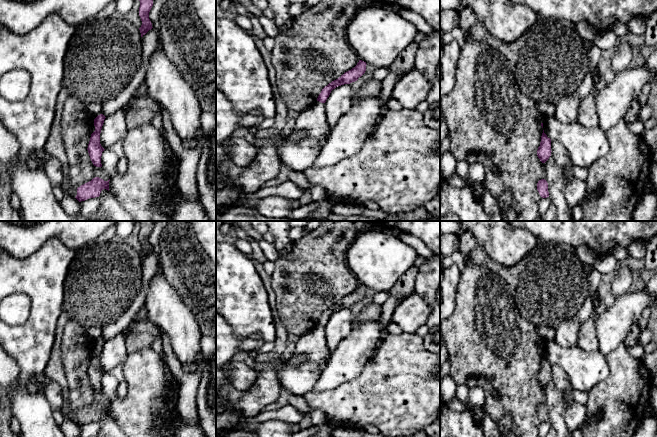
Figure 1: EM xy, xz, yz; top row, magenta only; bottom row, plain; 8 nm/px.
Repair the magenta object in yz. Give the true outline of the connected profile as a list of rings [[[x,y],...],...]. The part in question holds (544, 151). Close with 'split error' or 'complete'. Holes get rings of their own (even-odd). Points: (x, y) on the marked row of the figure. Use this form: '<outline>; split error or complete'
[[[543,130],[540,146],[537,150],[537,156],[542,163],[545,163],[551,156],[551,152],[551,139],[547,137]]]; complete

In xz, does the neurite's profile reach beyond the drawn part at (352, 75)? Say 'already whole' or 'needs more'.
already whole

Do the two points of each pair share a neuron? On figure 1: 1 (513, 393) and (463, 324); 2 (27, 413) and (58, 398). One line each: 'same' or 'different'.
1: same
2: different

